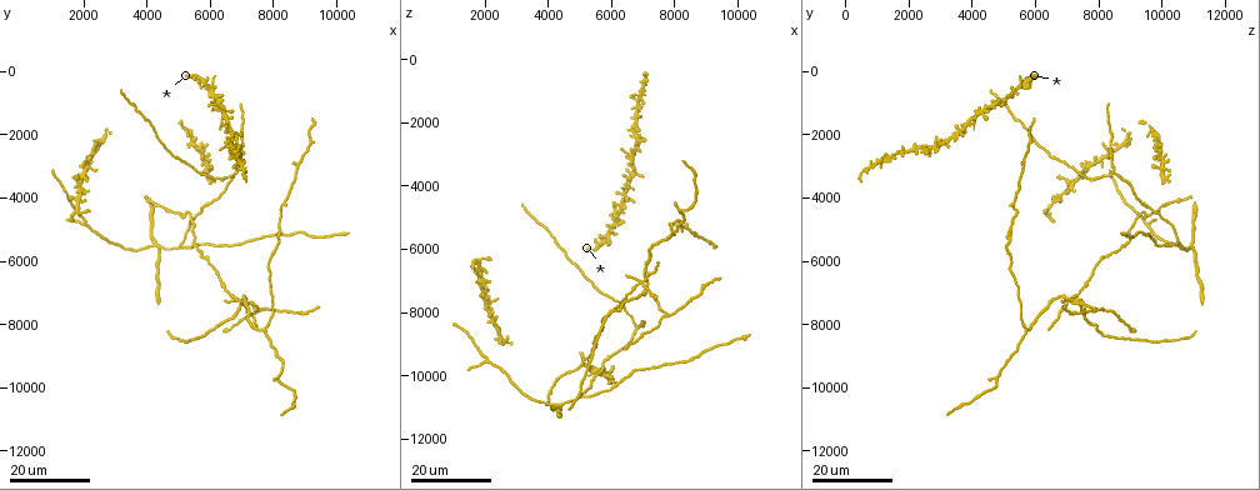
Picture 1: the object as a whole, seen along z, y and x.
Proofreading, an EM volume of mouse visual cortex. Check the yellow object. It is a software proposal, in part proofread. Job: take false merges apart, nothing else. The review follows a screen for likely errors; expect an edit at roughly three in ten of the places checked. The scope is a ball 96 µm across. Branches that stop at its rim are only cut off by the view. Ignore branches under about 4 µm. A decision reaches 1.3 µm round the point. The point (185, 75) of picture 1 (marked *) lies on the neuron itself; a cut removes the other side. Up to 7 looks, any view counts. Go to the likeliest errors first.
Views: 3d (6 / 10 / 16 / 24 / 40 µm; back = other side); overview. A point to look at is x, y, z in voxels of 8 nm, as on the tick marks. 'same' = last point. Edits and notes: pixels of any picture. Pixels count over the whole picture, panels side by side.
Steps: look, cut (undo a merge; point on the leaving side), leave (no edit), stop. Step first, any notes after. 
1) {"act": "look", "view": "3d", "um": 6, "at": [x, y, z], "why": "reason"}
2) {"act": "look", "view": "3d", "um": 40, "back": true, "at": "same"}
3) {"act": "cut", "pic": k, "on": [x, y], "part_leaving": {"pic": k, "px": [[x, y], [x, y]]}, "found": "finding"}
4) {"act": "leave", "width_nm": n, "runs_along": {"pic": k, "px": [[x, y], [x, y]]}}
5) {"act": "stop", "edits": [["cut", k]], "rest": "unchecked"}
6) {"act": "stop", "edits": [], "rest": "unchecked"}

{"act": "look", "view": "3d", "um": 16, "at": [7100, 7200, 7200], "why": "looks like a crossing"}

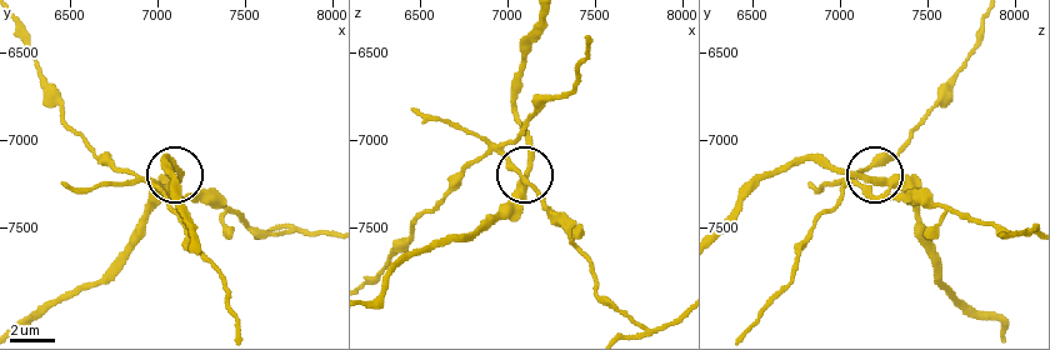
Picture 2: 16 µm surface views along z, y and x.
{"act": "look", "view": "3d", "um": 10, "at": "same"}

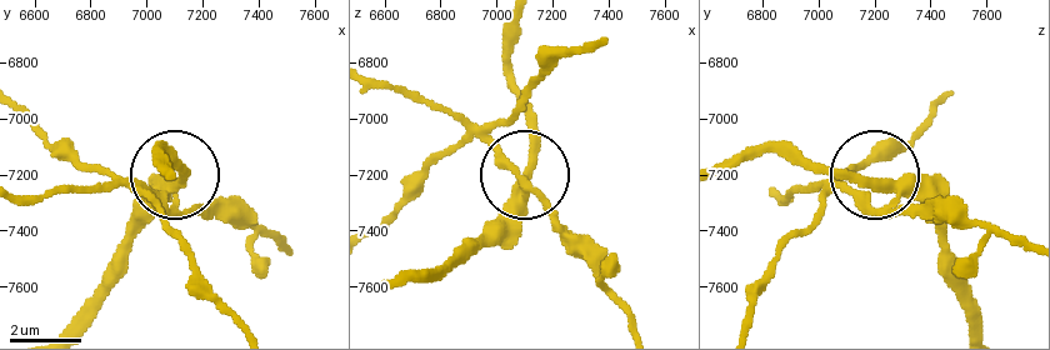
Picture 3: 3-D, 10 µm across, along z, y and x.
{"act": "look", "view": "3d", "um": 10, "back": true, "at": [7110, 7240, 7220]}

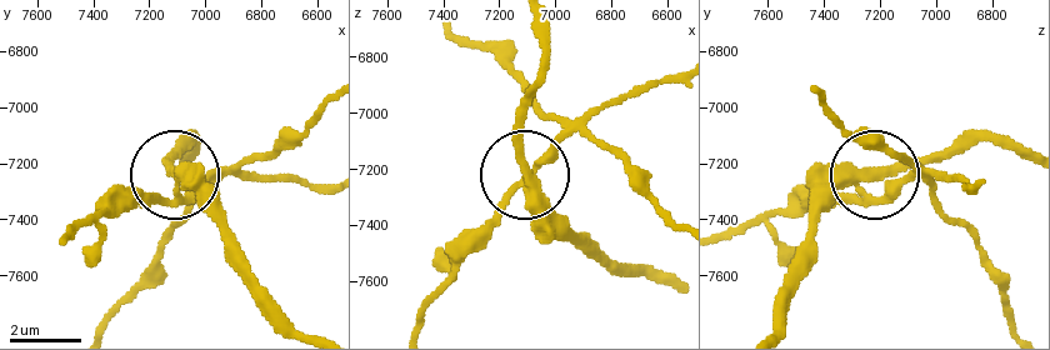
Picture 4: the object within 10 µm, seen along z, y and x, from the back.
{"act": "cut", "pic": 4, "on": [140, 206], "side_arm_um": 46, "part_leaving": {"pic": 4, "px": [[174, 186], [191, 193], [281, 148], [326, 106]]}, "found": "a second neuron is stuck on"}

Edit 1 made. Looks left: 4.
{"act": "look", "view": "3d", "um": 16, "at": [2000, 4800, 9500], "why": "three-way junction"}

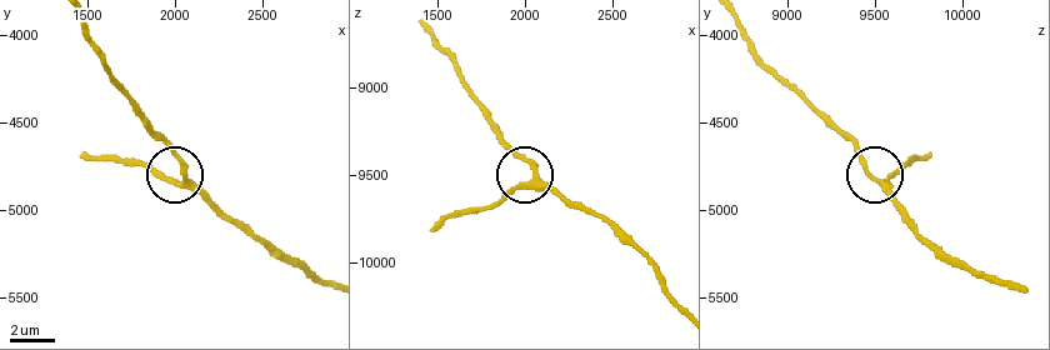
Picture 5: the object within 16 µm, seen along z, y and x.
{"act": "look", "view": "3d", "um": 10, "at": [2060, 4800, 9480]}

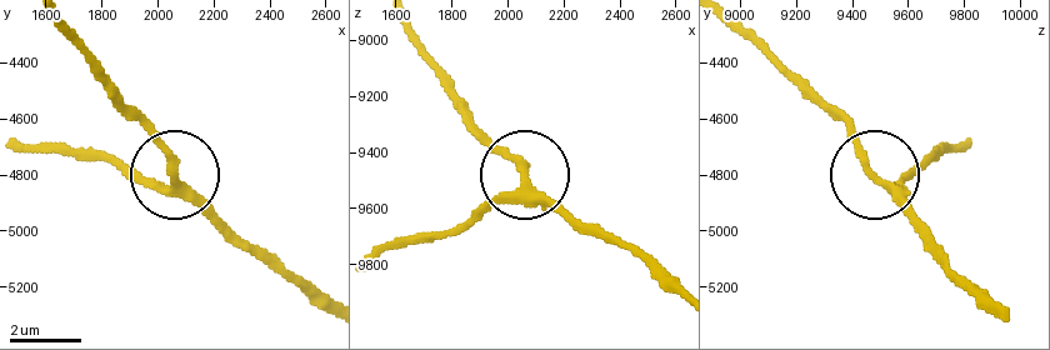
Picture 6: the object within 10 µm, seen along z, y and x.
{"act": "leave", "width_nm": 260, "found": "continuous, no second neuron"}

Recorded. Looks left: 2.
{"act": "look", "view": "3d", "um": 24, "at": [5000, 5600, 10700], "why": "three arms meet"}

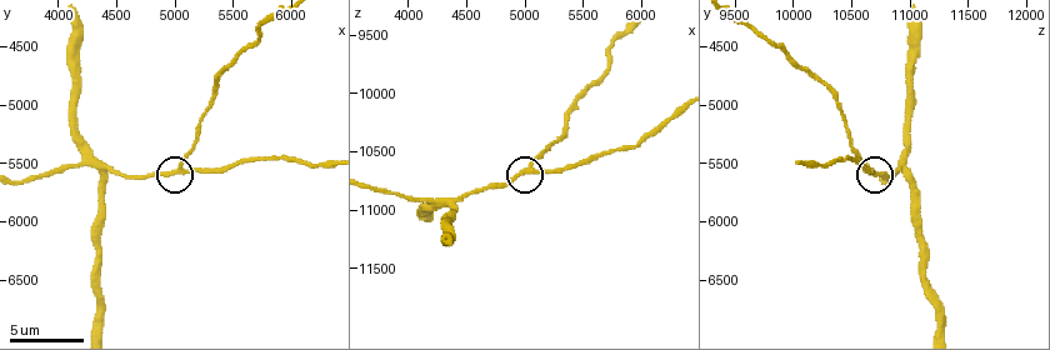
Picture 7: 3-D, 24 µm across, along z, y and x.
{"act": "look", "view": "3d", "um": 6, "at": [5040, 5540, 10680], "why": "closer look"}

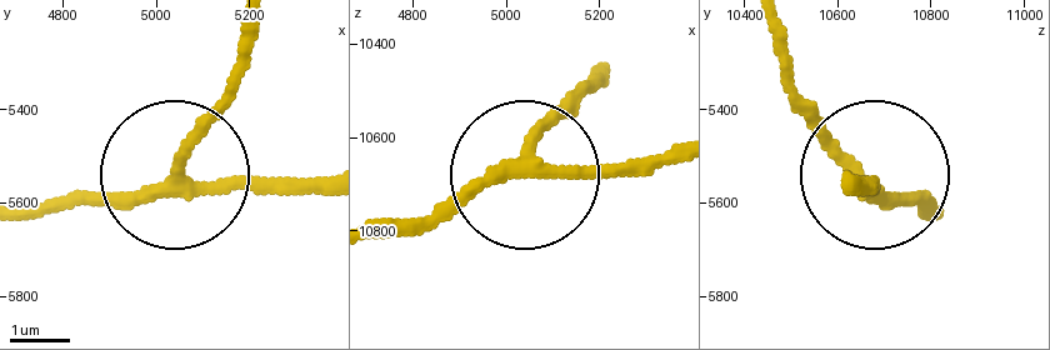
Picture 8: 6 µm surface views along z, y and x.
{"act": "leave", "side_arm_um": 51, "runs_along": {"pic": 8, "px": [[610, 66], [531, 166], [670, 161]]}, "found": "one neuron here"}

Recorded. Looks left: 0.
{"act": "stop", "edits": [["cut", 4]], "rest": "unchecked"}

